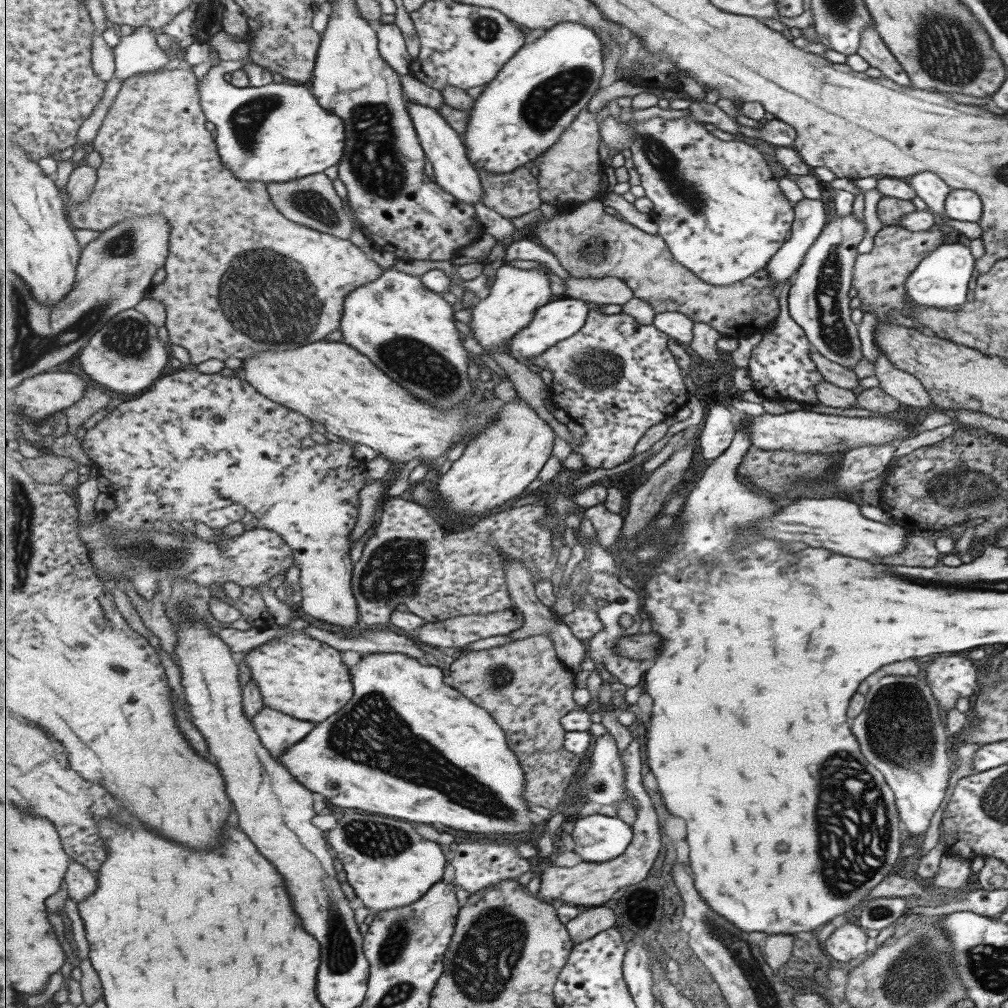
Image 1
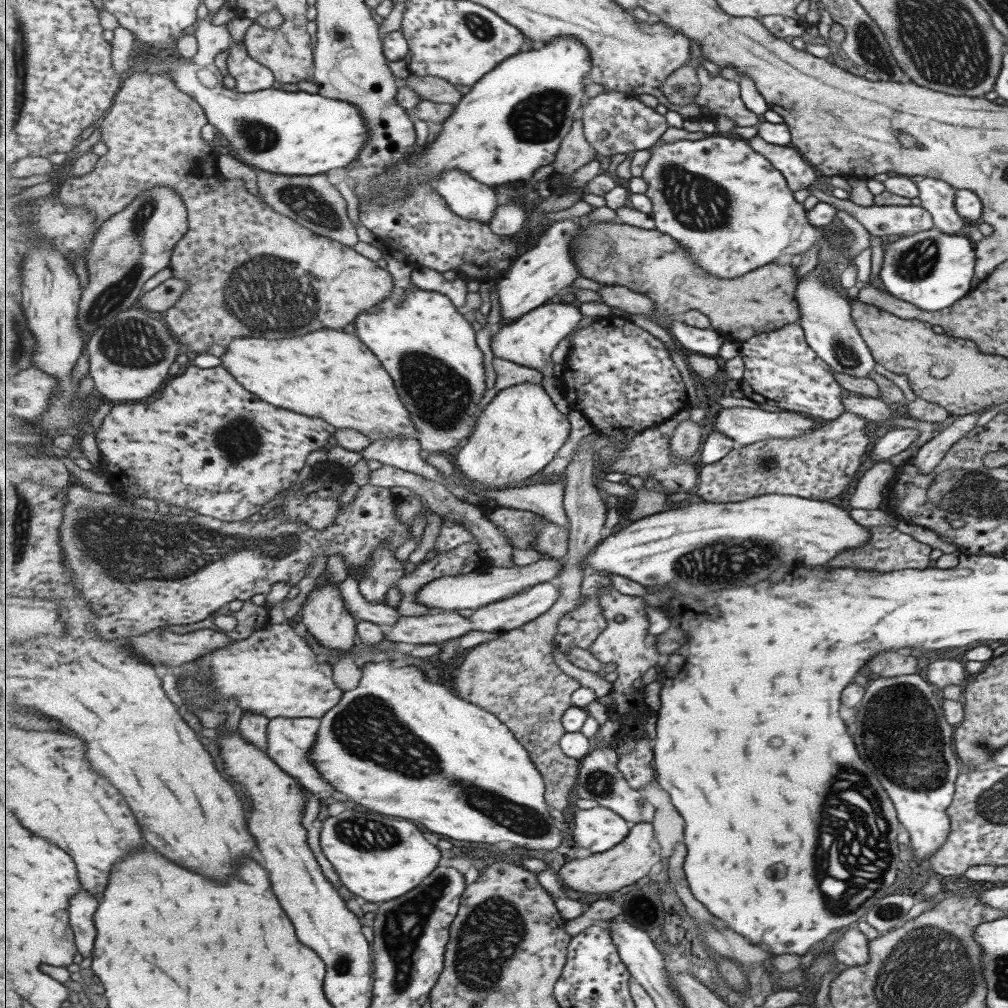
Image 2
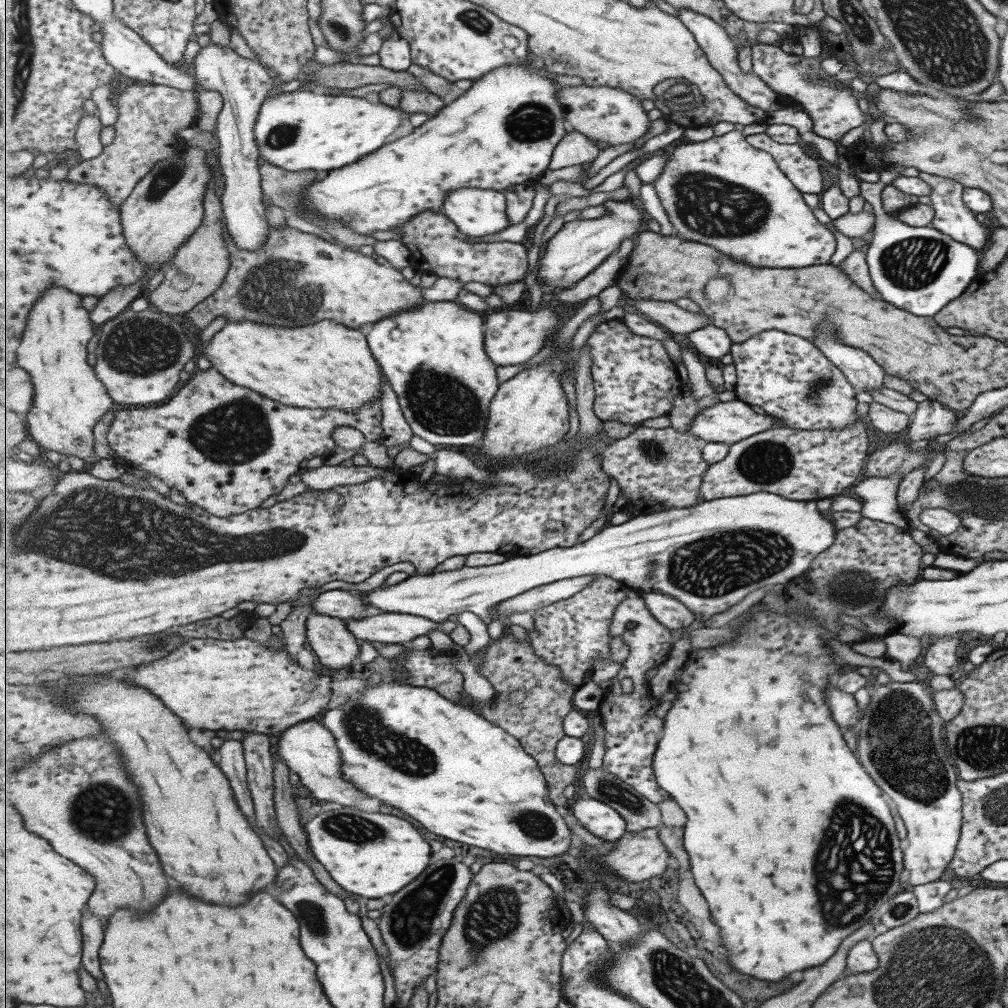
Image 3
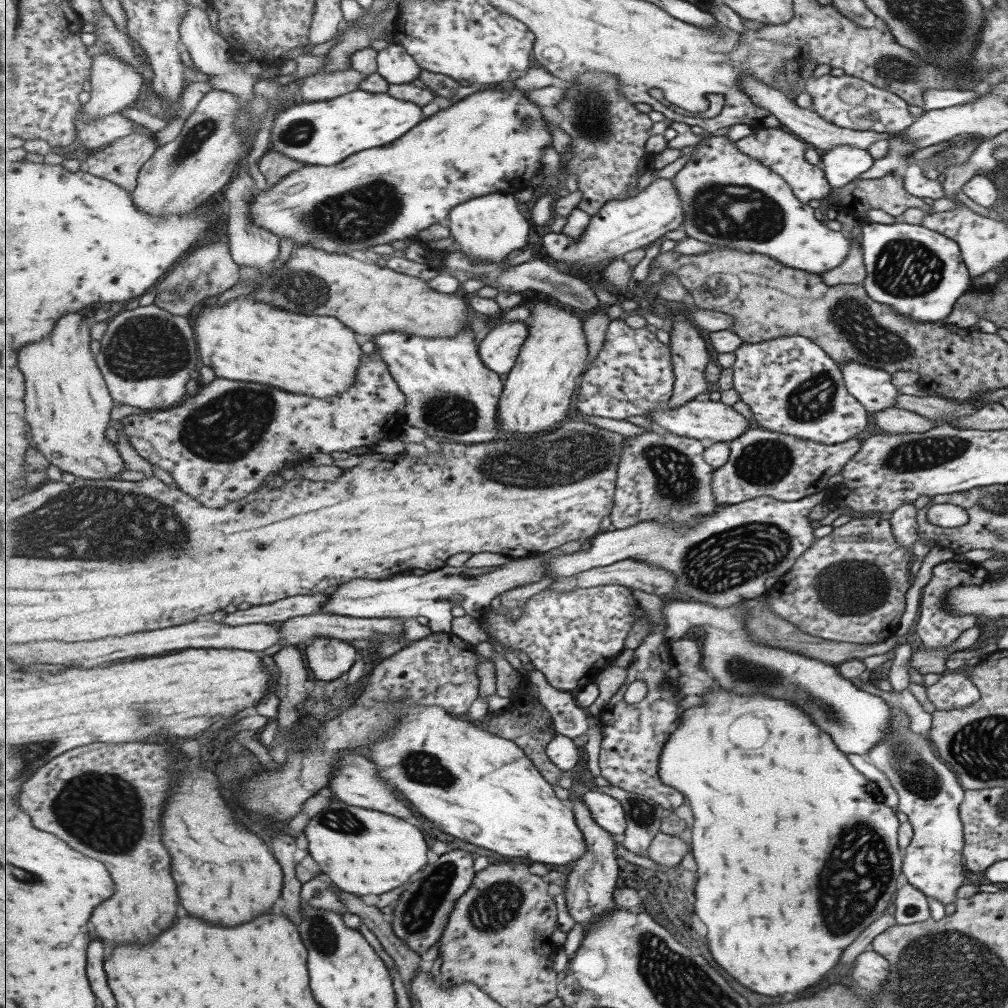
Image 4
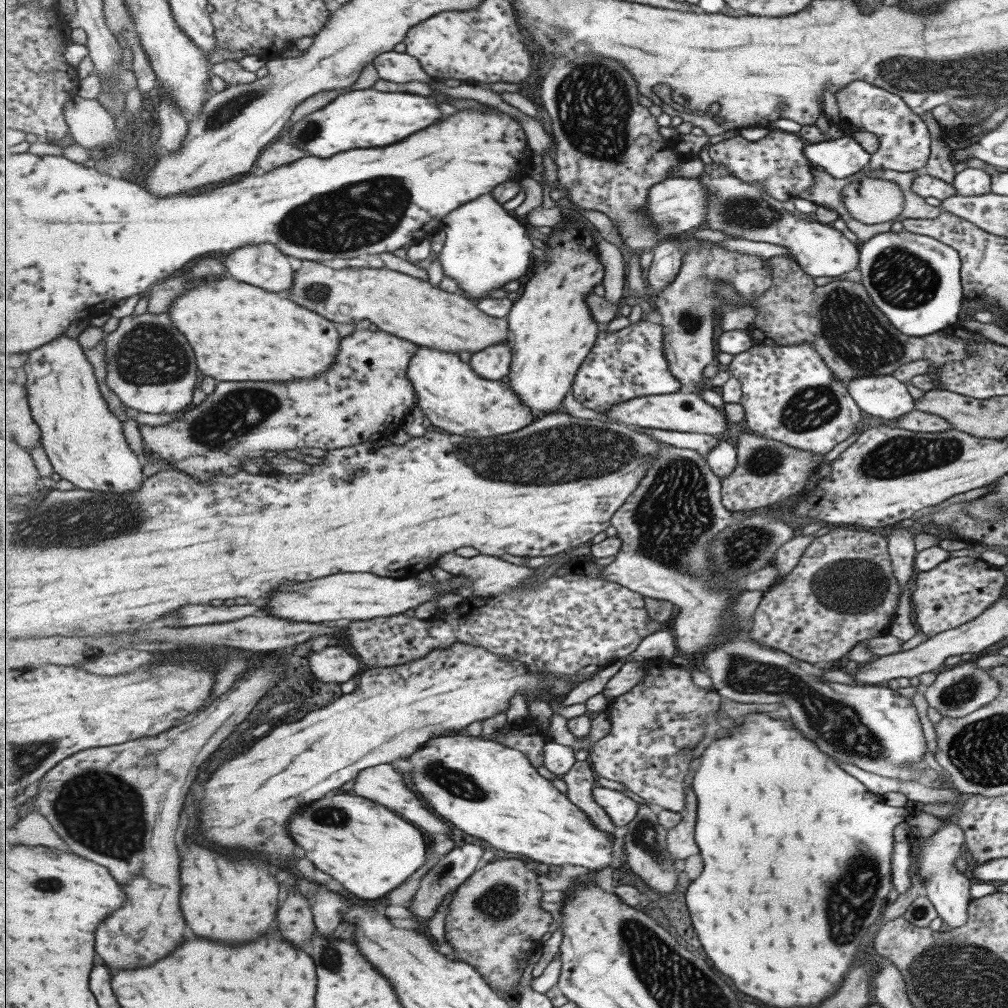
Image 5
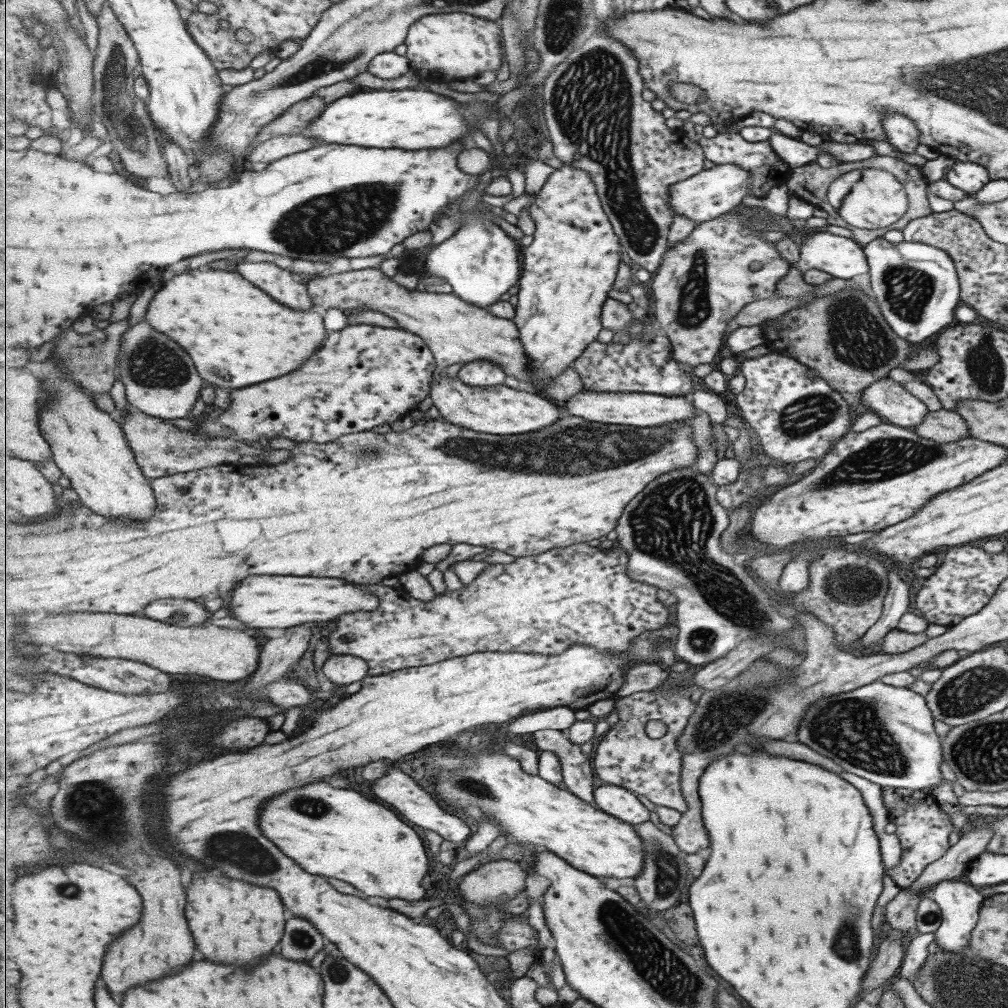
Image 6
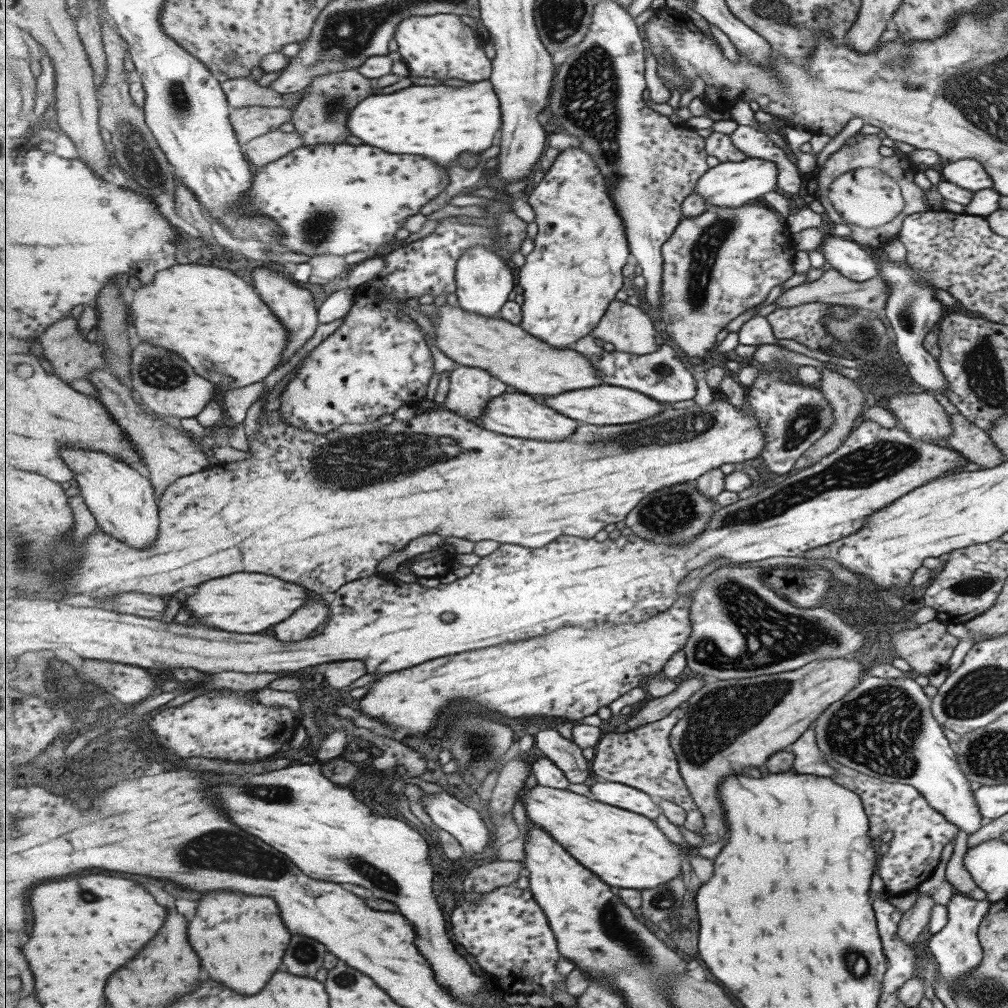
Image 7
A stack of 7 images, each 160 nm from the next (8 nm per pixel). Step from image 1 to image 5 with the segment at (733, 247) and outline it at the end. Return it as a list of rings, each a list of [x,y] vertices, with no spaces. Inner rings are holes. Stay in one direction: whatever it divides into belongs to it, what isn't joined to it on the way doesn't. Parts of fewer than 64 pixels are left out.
[[[707,164],[703,173],[697,178],[711,191],[708,204],[707,220],[701,228],[721,231],[726,235],[738,236],[755,242],[767,242],[784,246],[798,263],[799,268],[813,278],[844,276],[849,270],[857,269],[858,243],[850,242],[841,232],[832,228],[831,224],[817,224],[801,220],[789,214],[783,203],[773,200],[763,192],[761,184],[745,184],[737,178],[725,164]]]

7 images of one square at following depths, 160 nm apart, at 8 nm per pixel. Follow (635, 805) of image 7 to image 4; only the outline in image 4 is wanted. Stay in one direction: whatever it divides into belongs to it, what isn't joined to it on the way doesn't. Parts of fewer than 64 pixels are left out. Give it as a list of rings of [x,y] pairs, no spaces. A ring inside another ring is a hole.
[[[598,789],[585,793],[583,799],[597,824],[619,837],[625,834],[628,822],[621,801]]]

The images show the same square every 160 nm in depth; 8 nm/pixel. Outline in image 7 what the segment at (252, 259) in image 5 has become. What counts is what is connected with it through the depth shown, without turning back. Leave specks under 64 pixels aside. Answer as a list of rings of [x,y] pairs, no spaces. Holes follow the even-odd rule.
[[[255,267],[252,270],[253,278],[255,278],[255,288],[259,288],[259,294],[263,296],[263,300],[267,300],[267,304],[271,304],[271,308],[275,308],[275,314],[283,320],[283,324],[288,328],[290,332],[290,340],[288,340],[287,356],[283,360],[283,364],[301,348],[309,342],[309,338],[317,332],[319,328],[318,309],[315,306],[315,300],[313,300],[313,294],[303,289],[293,279],[285,273],[276,272],[271,268]]]

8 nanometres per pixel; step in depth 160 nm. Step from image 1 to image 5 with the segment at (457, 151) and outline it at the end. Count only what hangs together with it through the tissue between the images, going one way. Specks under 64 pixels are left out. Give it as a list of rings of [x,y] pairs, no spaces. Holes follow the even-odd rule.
[[[492,194],[472,200],[450,212],[442,224],[446,241],[439,254],[443,274],[454,278],[460,290],[469,298],[483,298],[492,290],[502,288],[509,280],[527,277],[531,266],[531,254],[535,246],[531,244],[531,233],[525,222],[505,210],[503,203]]]

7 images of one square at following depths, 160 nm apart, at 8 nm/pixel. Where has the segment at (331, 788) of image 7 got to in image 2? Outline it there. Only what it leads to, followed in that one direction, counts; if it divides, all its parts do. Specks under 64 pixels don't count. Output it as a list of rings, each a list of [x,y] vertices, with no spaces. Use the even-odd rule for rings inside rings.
[[[347,810],[323,821],[320,844],[337,868],[343,884],[369,902],[387,902],[409,894],[438,868],[441,850],[407,820],[391,820],[381,814]]]

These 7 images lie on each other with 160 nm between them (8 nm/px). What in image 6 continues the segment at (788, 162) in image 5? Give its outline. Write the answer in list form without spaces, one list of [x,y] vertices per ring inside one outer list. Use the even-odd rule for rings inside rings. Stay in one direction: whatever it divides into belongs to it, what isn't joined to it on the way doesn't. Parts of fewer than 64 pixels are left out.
[[[717,133],[715,137],[705,138],[700,137],[700,145],[706,154],[708,161],[711,161],[715,166],[723,164],[737,165],[751,175],[751,196],[753,199],[765,197],[771,188],[786,184],[791,169],[785,162],[781,162],[775,156],[769,141],[749,142],[743,138],[740,133]]]

